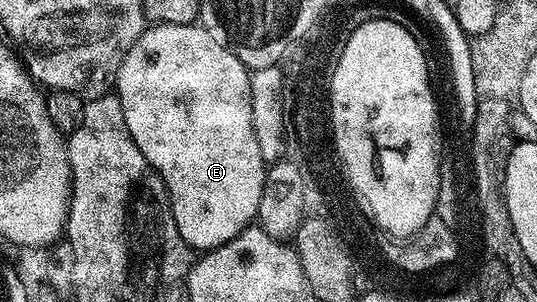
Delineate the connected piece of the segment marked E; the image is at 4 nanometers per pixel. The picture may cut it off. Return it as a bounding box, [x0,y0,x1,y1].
[114,23,266,251]

